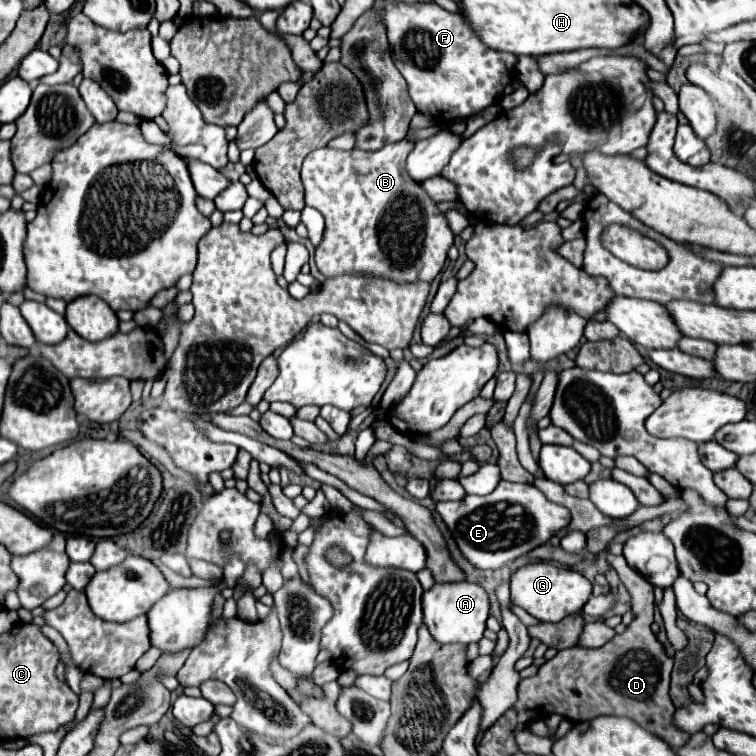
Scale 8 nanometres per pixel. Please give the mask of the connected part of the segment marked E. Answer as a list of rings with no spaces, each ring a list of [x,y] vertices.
[[[500,480],[488,496],[466,496],[460,502],[438,502],[436,512],[452,532],[462,556],[478,570],[494,570],[506,562],[546,544],[558,530],[570,524],[570,510],[550,502],[534,484]]]

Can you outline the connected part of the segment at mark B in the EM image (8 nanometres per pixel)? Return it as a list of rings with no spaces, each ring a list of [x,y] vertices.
[[[412,142],[388,144],[376,152],[364,150],[332,150],[320,148],[306,156],[302,166],[302,182],[306,188],[306,204],[316,208],[324,220],[326,230],[320,246],[316,248],[316,266],[326,278],[360,274],[392,280],[396,284],[432,282],[444,268],[448,248],[454,244],[454,232],[448,228],[444,214],[436,208],[436,202],[424,194],[418,182],[406,174],[406,156],[414,148]]]

